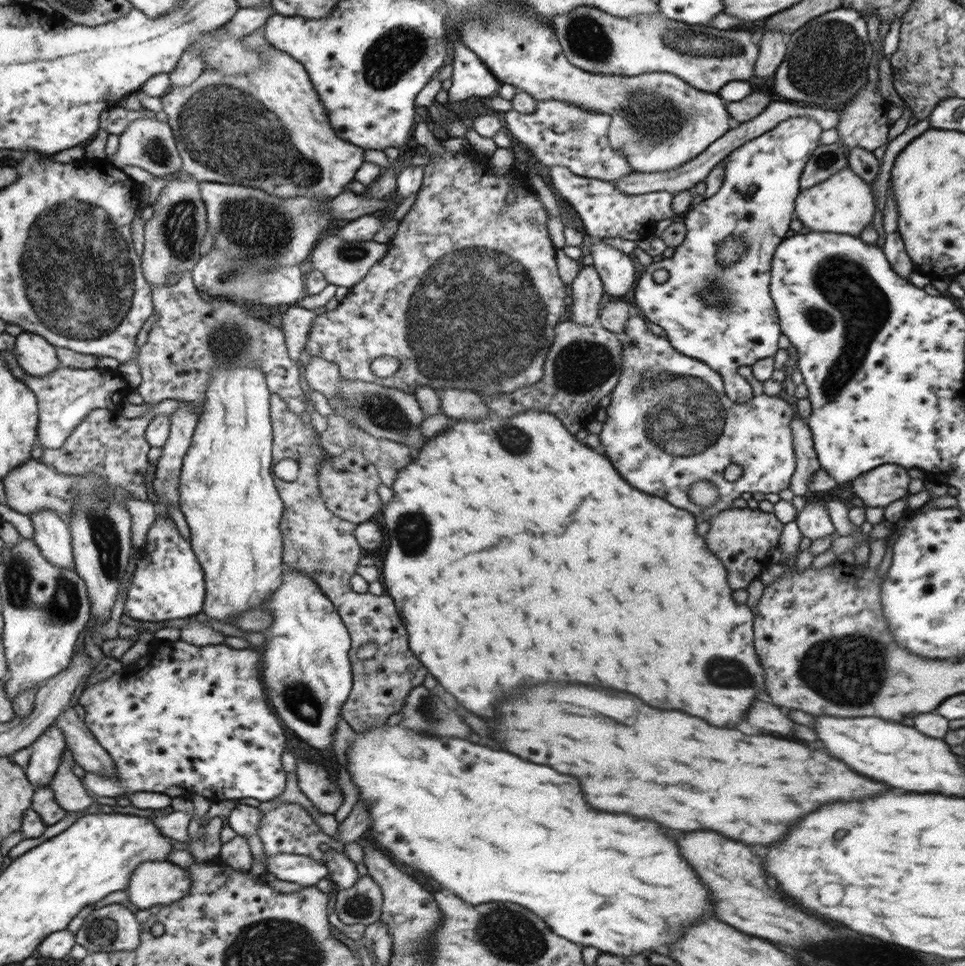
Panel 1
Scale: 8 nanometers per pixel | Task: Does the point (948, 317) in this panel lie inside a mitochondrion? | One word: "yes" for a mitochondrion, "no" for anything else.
no

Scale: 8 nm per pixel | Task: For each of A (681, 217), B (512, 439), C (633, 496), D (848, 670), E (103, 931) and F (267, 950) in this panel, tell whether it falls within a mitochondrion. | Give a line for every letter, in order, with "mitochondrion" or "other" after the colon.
A: other
B: mitochondrion
C: other
D: mitochondrion
E: mitochondrion
F: mitochondrion

